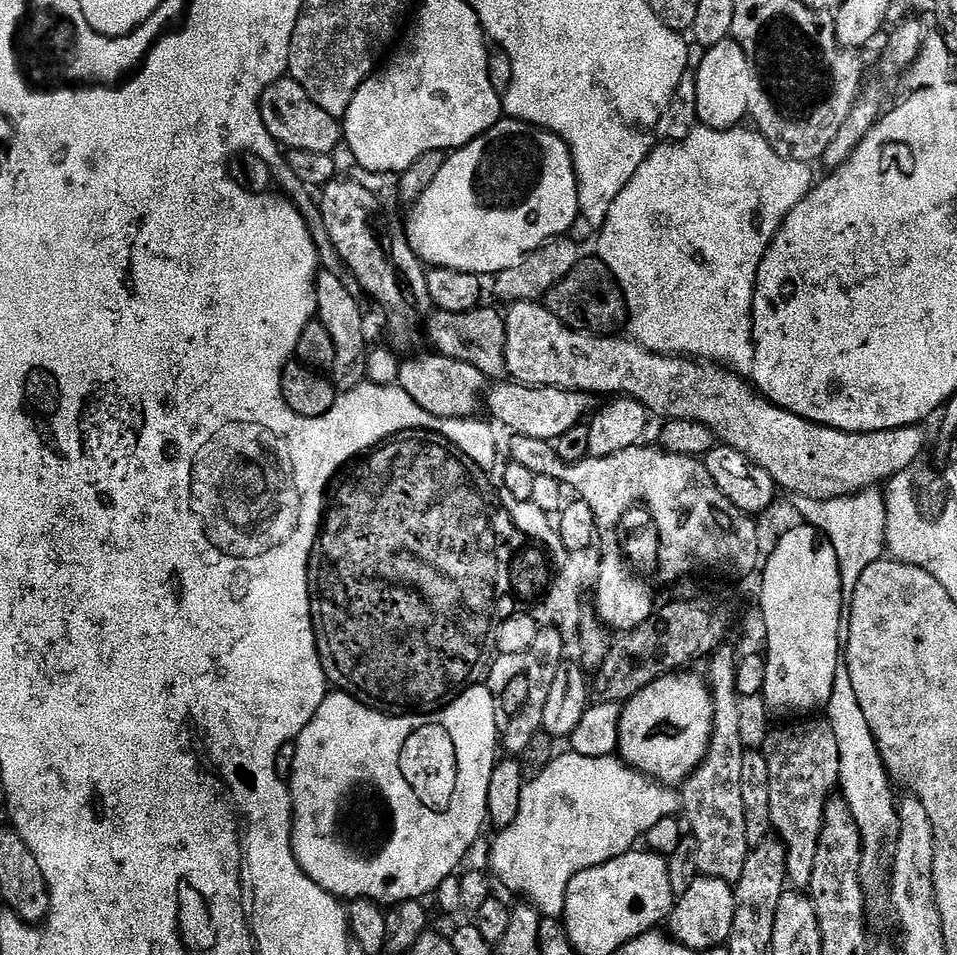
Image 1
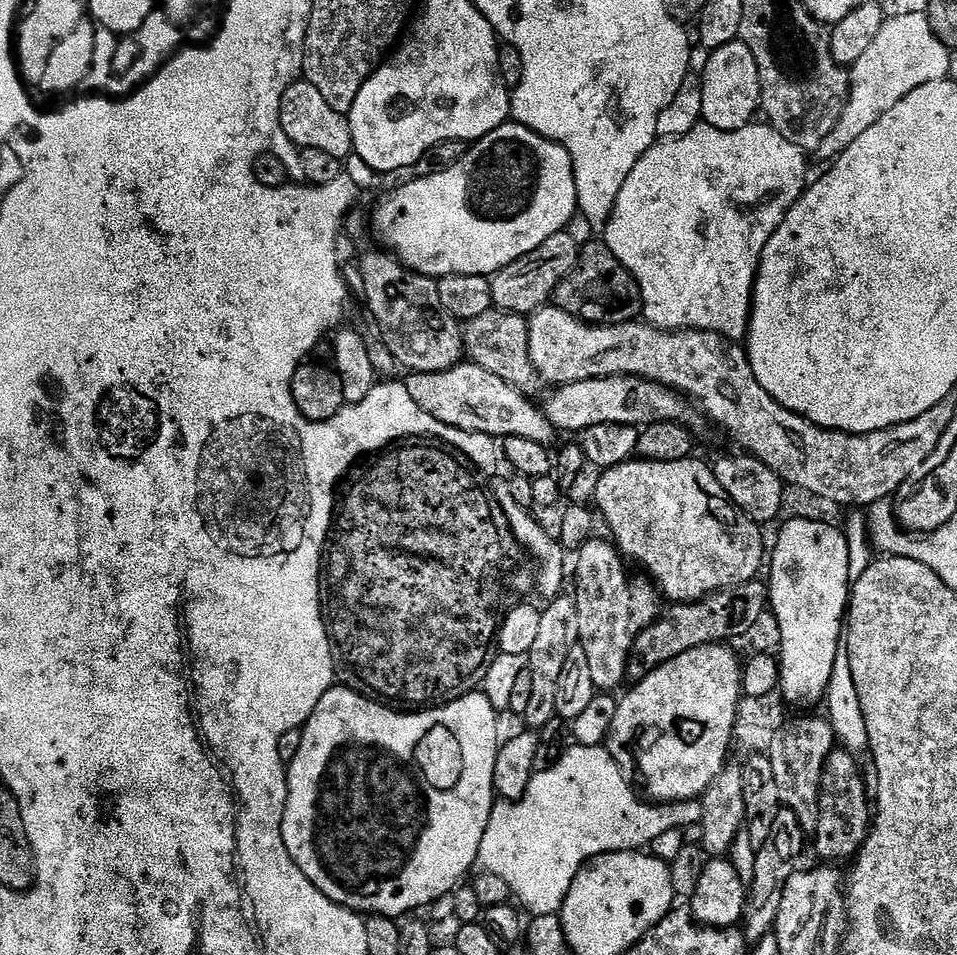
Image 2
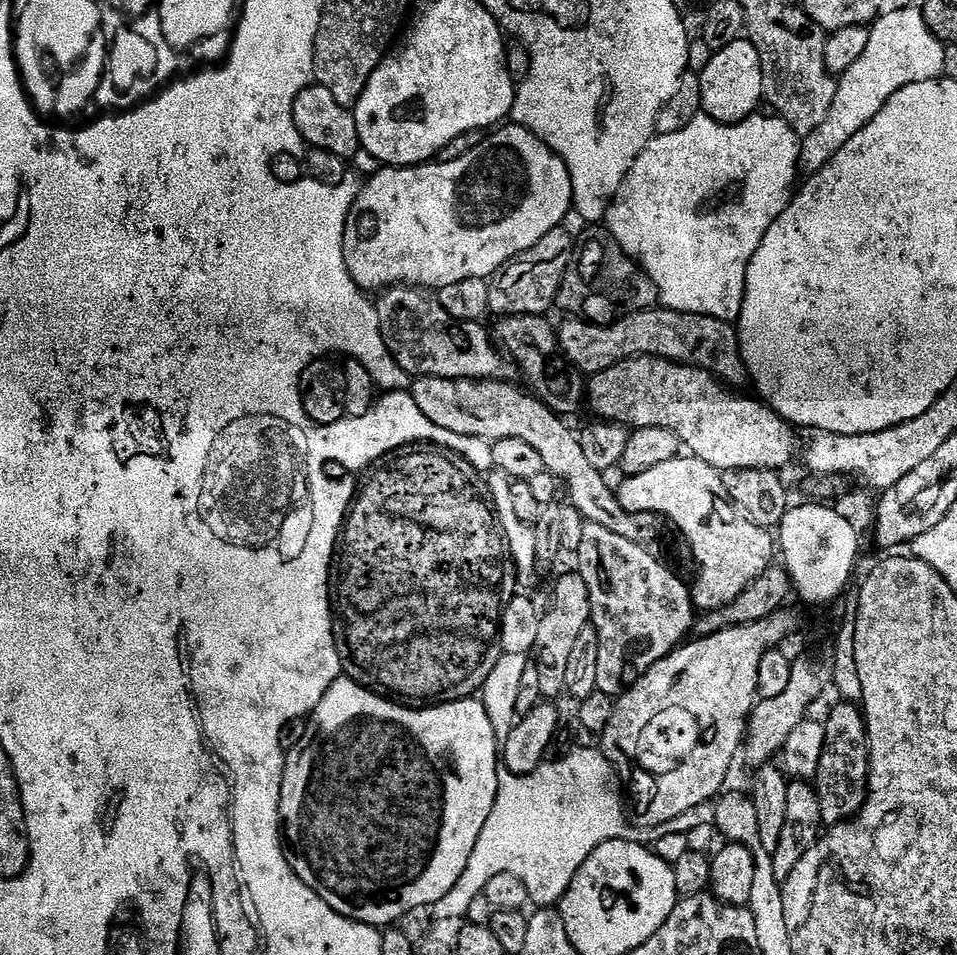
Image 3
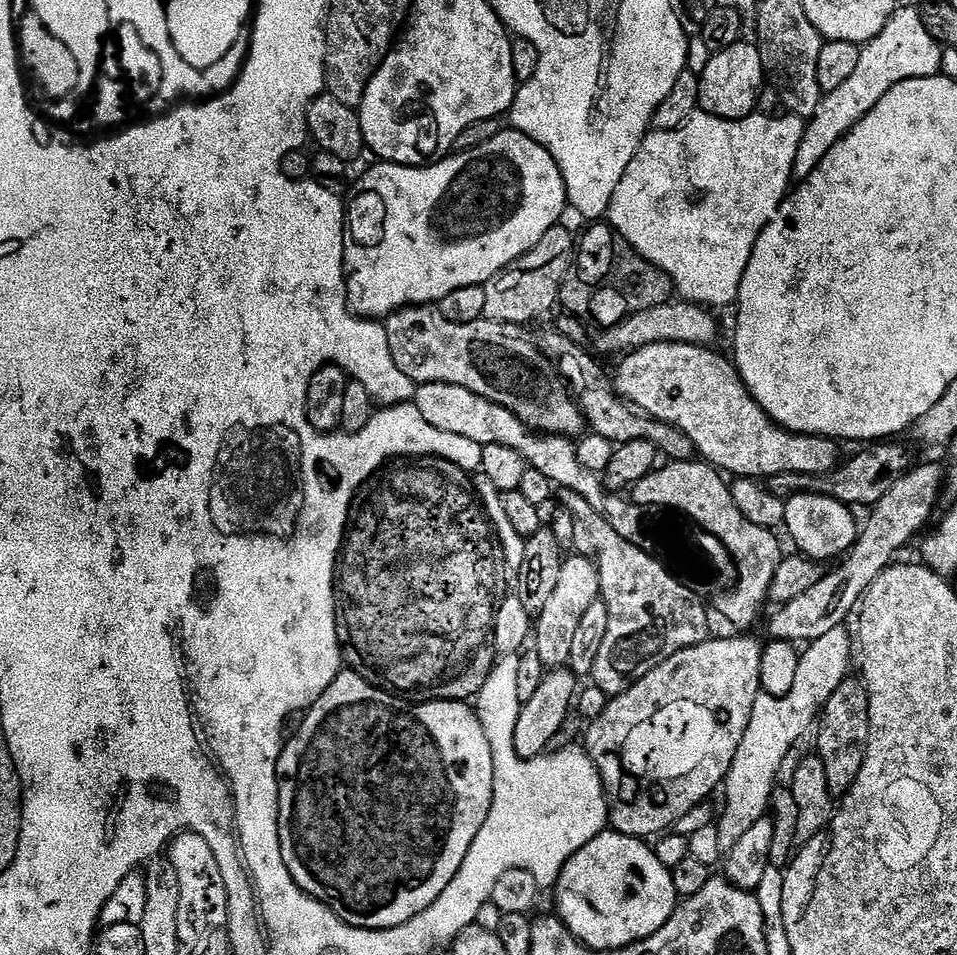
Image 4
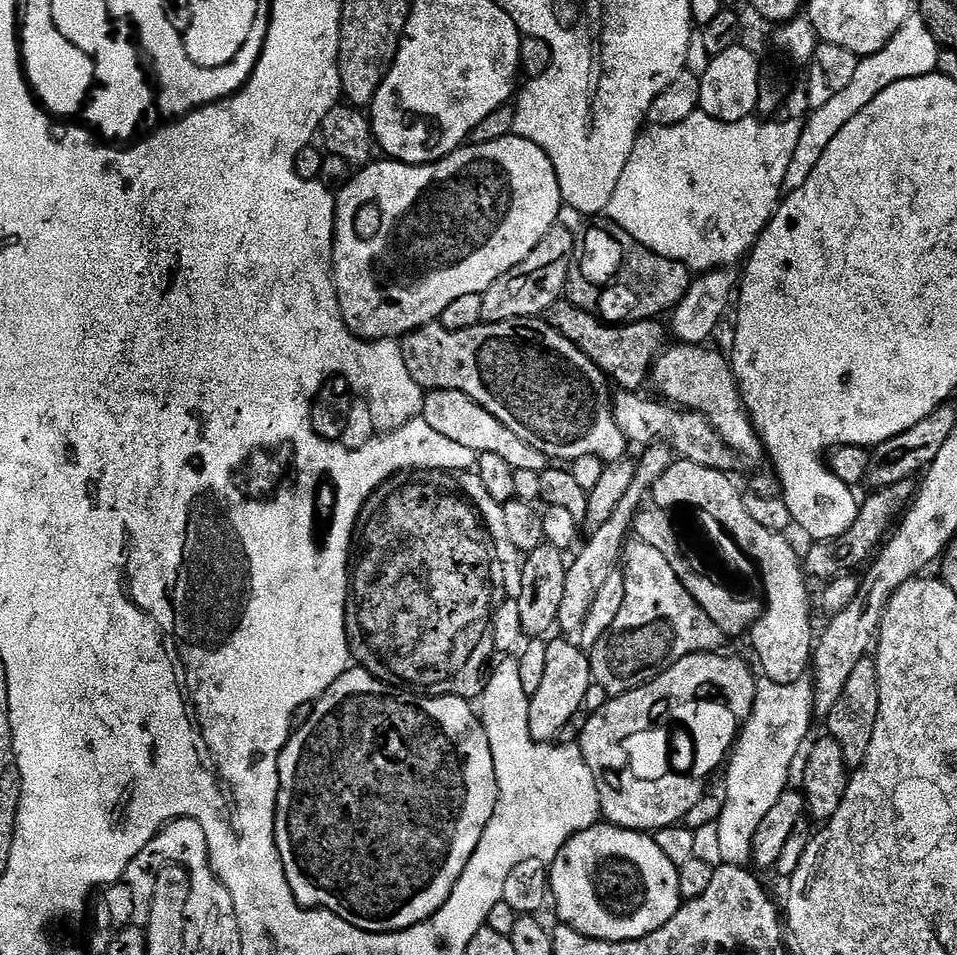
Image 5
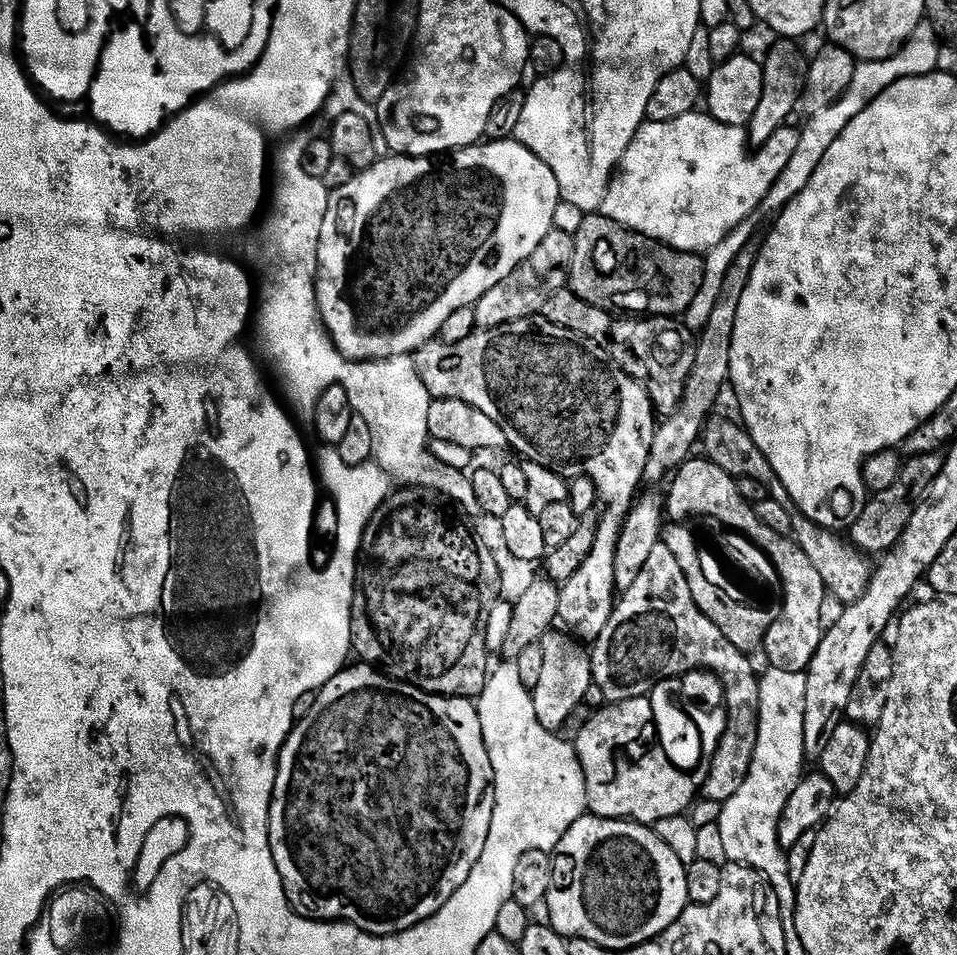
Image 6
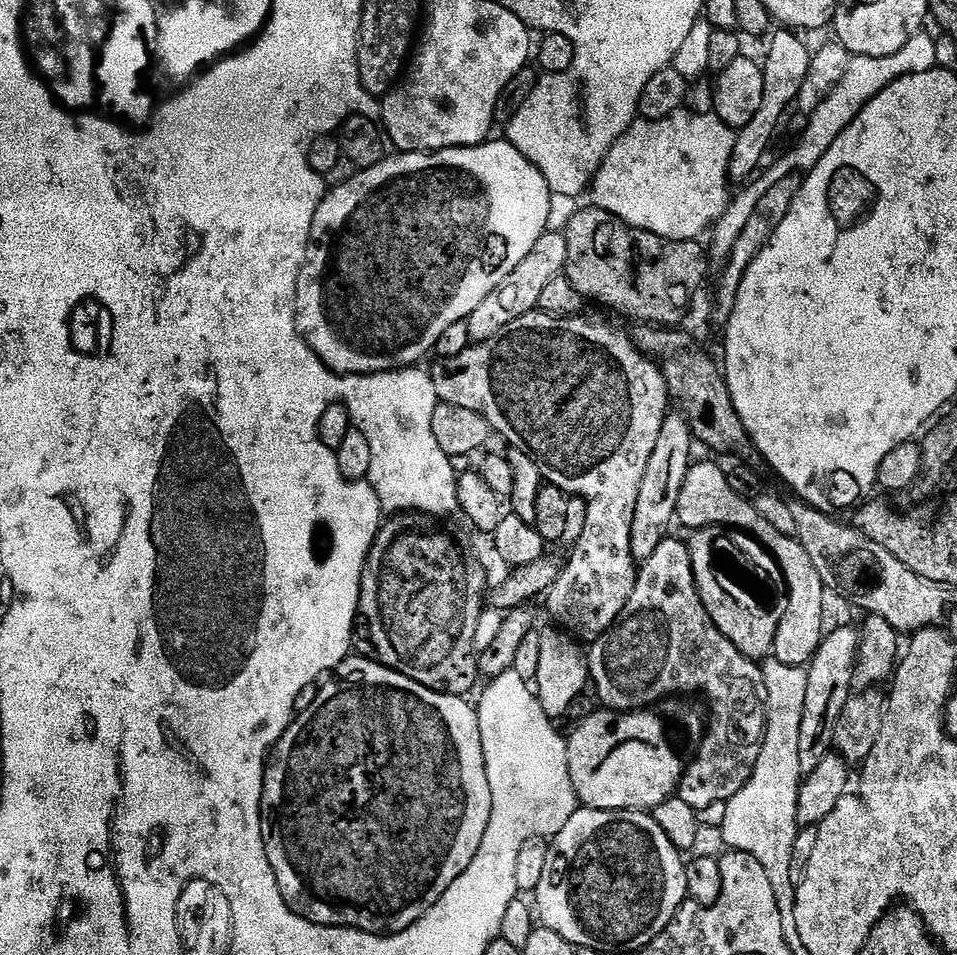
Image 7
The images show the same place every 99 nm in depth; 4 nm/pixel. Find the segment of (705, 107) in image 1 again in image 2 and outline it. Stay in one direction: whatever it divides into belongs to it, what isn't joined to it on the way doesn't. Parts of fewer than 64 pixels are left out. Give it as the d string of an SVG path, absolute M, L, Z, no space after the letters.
M736 39L732 44L721 48L711 49L708 61L702 71L702 120L703 123L714 126L718 130L733 132L753 123L755 112L760 108L760 79L758 78L758 62L754 62L754 54L750 46L746 46L741 39Z

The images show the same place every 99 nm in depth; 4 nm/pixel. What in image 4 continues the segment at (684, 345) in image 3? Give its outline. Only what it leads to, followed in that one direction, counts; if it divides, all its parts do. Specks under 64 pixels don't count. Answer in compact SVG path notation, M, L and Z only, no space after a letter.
M669 302L662 306L654 306L650 310L636 312L628 316L621 324L613 328L603 329L596 344L604 352L620 352L627 354L634 348L650 346L658 342L676 342L678 344L715 345L716 335L720 328L716 325L713 313L707 307L687 302Z

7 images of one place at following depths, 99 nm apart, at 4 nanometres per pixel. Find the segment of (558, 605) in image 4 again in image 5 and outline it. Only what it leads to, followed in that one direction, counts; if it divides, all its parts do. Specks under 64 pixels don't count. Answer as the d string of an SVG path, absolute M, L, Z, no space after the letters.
M662 444L645 447L641 452L644 453L636 460L636 473L634 480L630 482L630 490L626 490L626 498L618 502L618 510L610 514L610 522L591 533L592 537L585 542L584 549L576 556L576 561L567 565L565 594L562 595L562 606L556 620L559 630L561 628L564 631L561 633L579 633L580 627L586 622L586 614L590 614L590 606L594 606L594 598L598 598L598 590L602 590L606 578L610 578L610 574L617 571L618 561L630 536L630 525L635 521L637 512L641 511L643 504L640 503L646 500L646 494L651 493L658 478L662 478L662 474L666 474L666 470L674 462L672 449Z

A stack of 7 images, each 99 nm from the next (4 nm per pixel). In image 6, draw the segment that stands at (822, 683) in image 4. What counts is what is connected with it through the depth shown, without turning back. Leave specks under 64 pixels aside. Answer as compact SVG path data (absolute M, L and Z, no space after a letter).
M774 667L767 669L768 673L759 677L760 701L756 706L756 739L752 749L751 759L748 761L748 772L738 790L732 793L729 800L725 800L720 809L720 848L724 851L724 860L741 864L759 872L768 882L776 903L781 909L792 910L796 907L796 886L788 872L788 857L785 849L780 847L776 839L776 827L780 822L780 814L790 794L794 794L805 775L804 760L804 699L806 698L806 675L804 672L787 672Z

